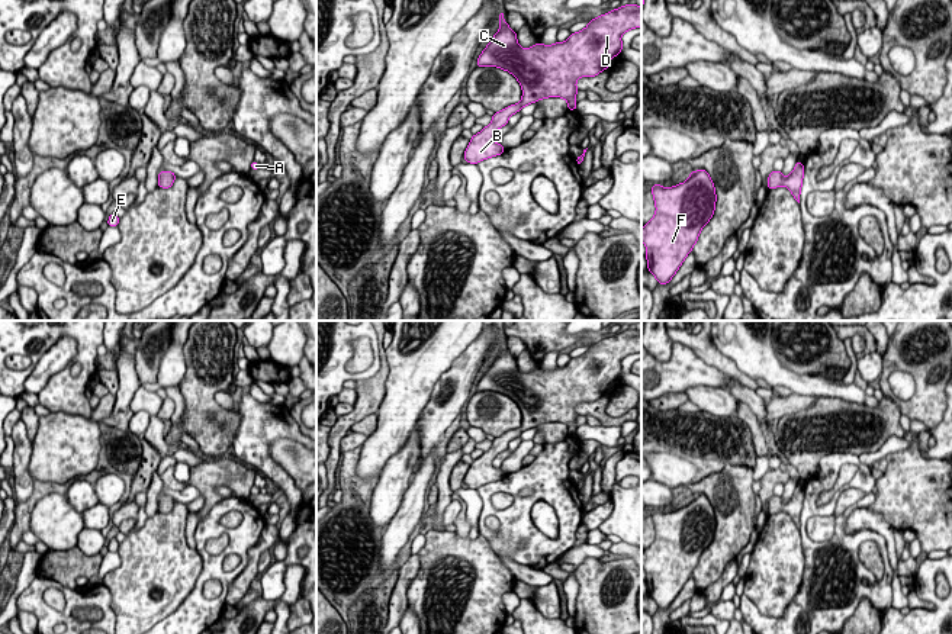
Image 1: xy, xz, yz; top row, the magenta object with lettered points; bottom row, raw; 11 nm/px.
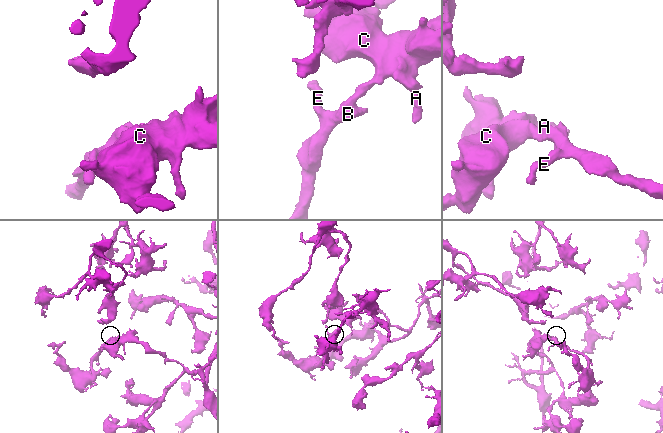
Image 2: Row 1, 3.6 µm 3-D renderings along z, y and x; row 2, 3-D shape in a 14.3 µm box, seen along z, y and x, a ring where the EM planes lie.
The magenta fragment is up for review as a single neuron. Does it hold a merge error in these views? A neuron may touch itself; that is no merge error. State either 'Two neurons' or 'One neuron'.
One neuron

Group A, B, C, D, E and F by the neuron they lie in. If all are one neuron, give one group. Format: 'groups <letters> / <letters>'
groups A B C D E F

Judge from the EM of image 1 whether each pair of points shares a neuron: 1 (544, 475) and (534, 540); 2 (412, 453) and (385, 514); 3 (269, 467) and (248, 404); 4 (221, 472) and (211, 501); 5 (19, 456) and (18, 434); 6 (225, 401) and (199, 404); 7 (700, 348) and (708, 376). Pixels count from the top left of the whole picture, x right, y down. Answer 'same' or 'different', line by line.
1: same
2: same
3: same
4: same
5: same
6: different
7: different

